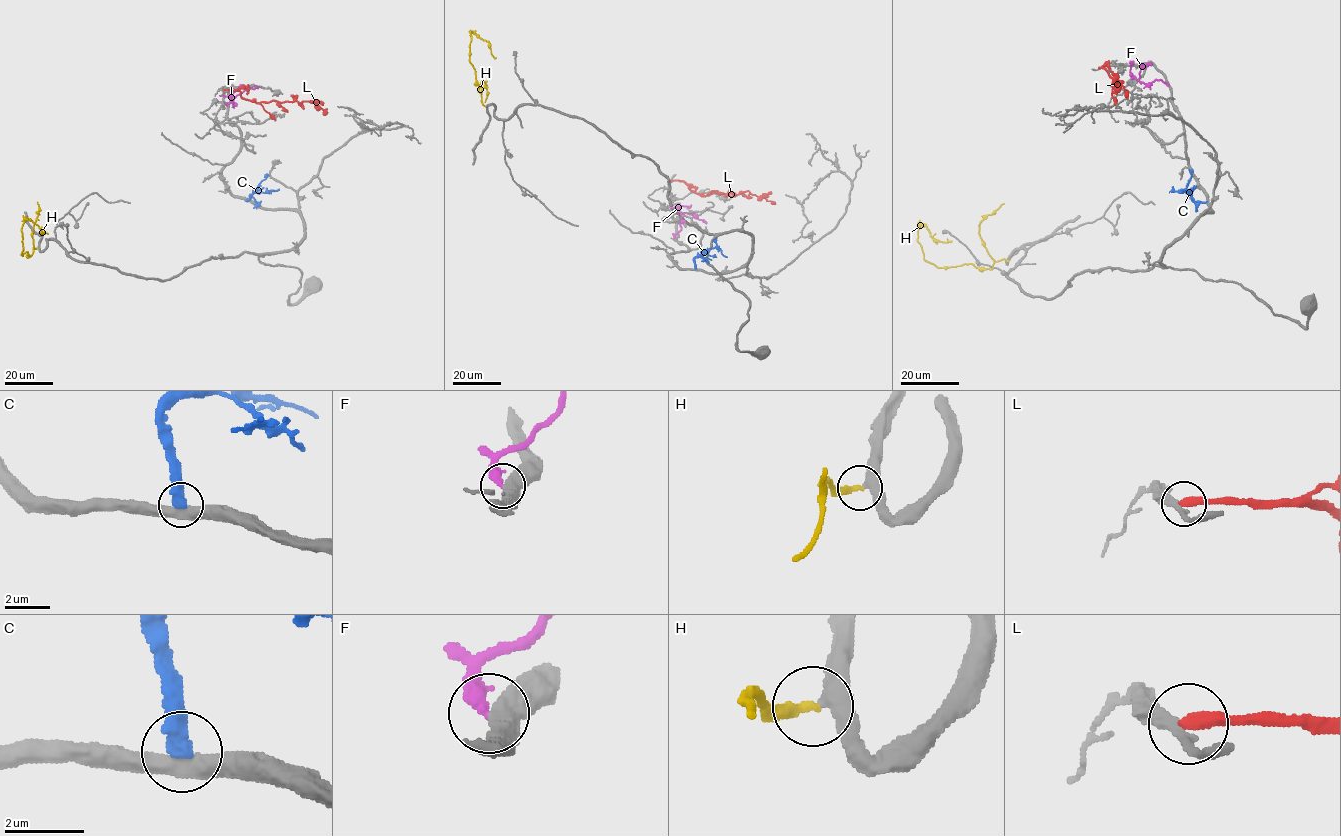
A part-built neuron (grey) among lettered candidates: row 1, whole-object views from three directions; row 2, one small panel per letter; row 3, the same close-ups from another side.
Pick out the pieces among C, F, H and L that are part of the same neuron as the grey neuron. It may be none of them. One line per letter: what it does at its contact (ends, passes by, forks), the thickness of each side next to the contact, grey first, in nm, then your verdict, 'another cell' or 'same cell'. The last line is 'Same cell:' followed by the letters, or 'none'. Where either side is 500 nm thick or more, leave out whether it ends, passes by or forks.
C: calibres 500 and 400 nm; another cell
F: it ends; calibres 440 and 360 nm; another cell
H: it ends; calibres 320 and 240 nm; same cell
L: it ends; calibres 240 and 360 nm; another cell
Same cell: H

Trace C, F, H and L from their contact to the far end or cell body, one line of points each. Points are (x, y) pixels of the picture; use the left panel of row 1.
C: (247, 200), (255, 193), (279, 189)
F: (227, 105), (232, 100), (233, 103), (244, 91), (258, 87)
H: (37, 248), (31, 256), (27, 252), (21, 254), (25, 219), (47, 234)
L: (223, 90), (238, 90), (243, 98), (255, 102), (313, 102), (325, 115)

